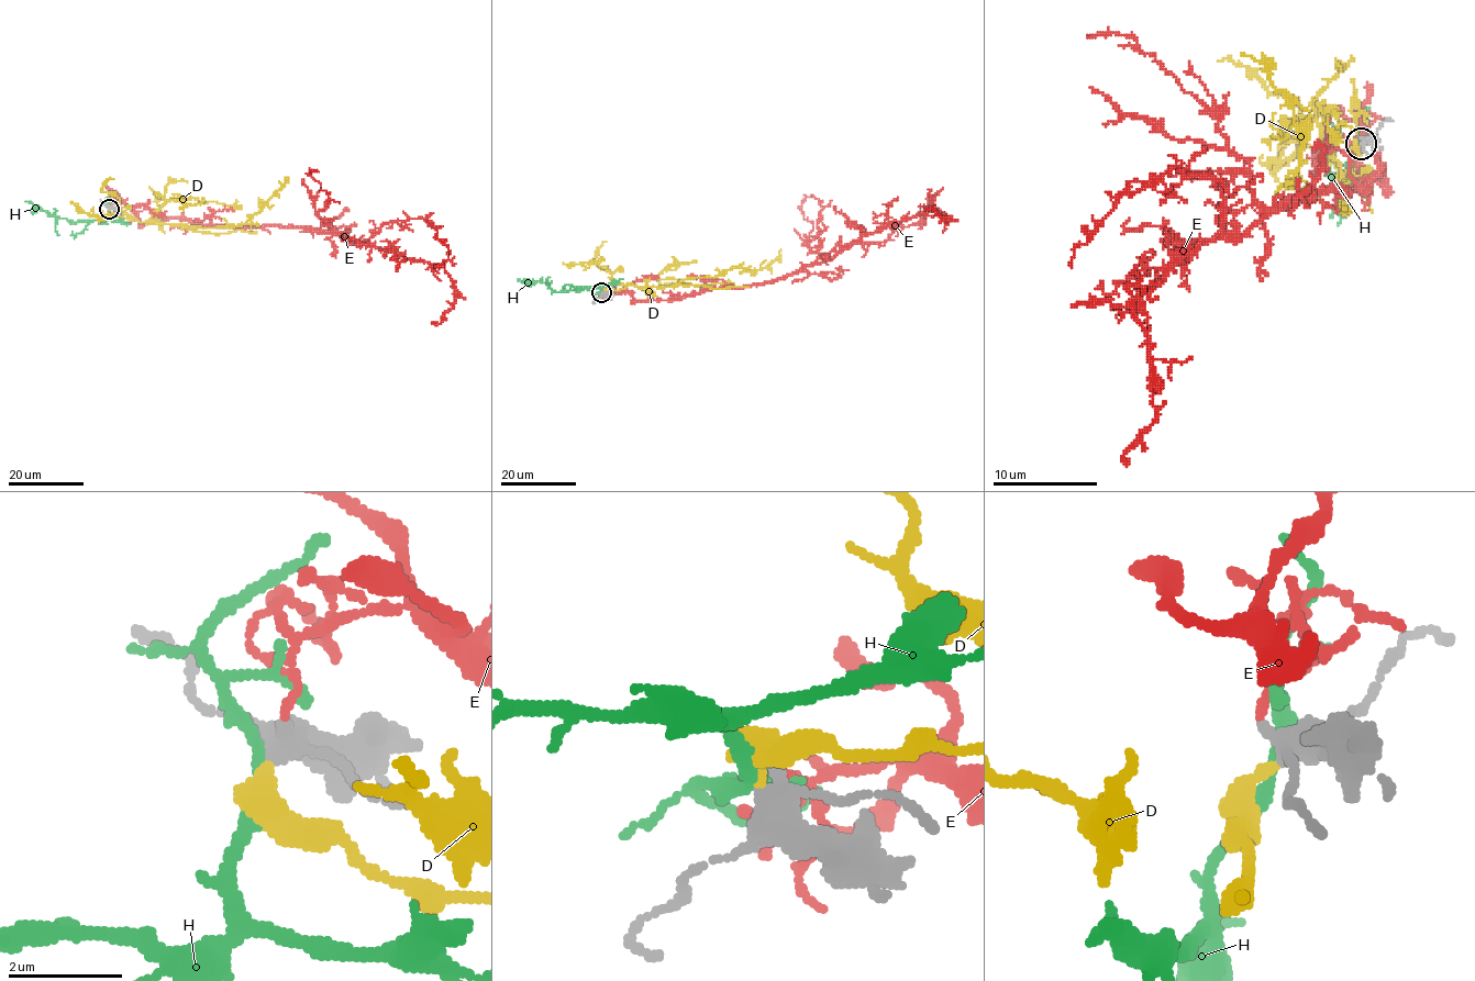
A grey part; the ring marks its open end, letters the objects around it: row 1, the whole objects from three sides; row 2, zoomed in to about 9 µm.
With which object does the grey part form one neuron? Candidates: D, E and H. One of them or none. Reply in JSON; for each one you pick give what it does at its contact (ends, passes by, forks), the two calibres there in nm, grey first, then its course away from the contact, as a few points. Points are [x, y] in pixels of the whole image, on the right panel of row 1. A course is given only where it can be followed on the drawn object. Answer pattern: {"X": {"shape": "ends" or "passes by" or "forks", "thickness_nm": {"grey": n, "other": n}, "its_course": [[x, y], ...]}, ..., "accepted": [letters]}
{"D": {"shape": "ends", "thickness_nm": {"grey": 340, "other": 320}, "its_course": [[1362, 144], [1338, 178], [1349, 184], [1324, 193], [1290, 184], [1301, 147], [1294, 106], [1241, 53]]}, "accepted": ["D"]}

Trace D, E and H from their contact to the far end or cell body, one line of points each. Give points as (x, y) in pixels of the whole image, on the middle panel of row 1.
D: (601, 292), (630, 285), (676, 286), (689, 278), (716, 277), (739, 266), (753, 271), (765, 268), (782, 249)
E: (602, 291), (680, 299), (773, 282), (899, 220), (932, 211), (947, 218), (923, 208)
H: (601, 292), (599, 288), (554, 291), (540, 281), (530, 286), (518, 279)

